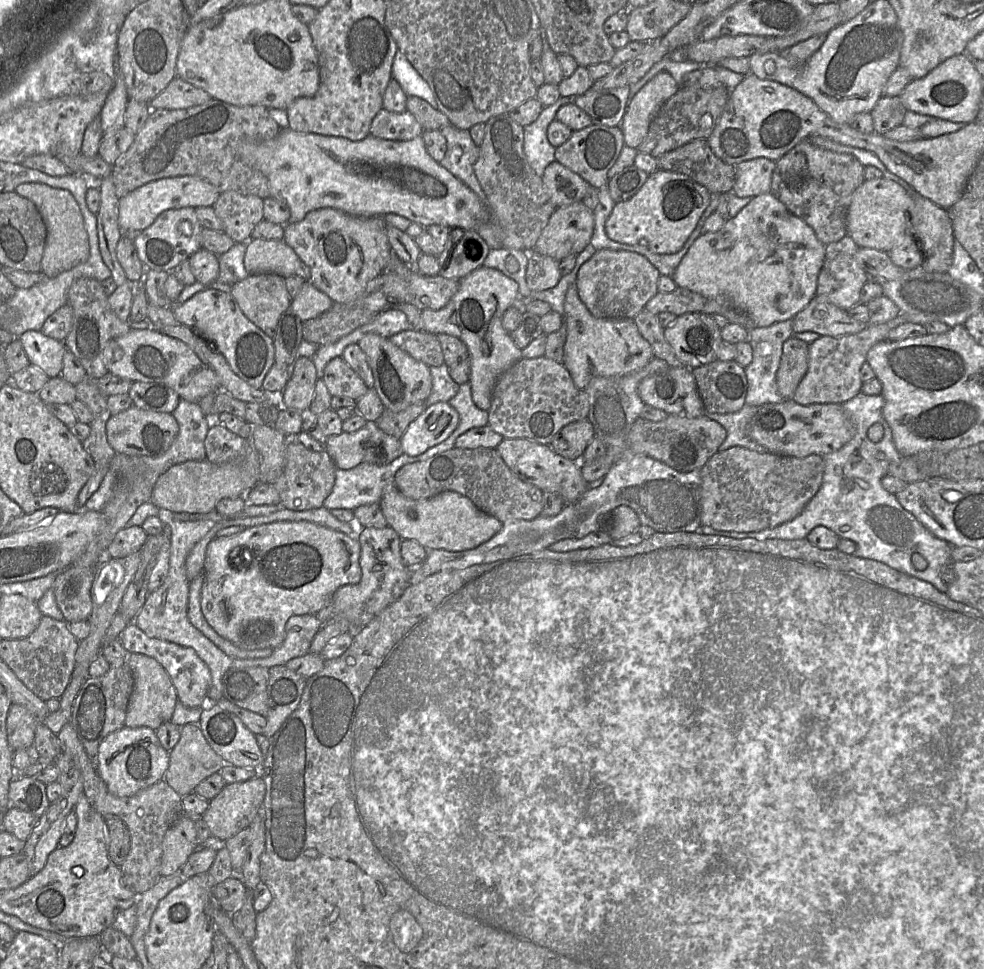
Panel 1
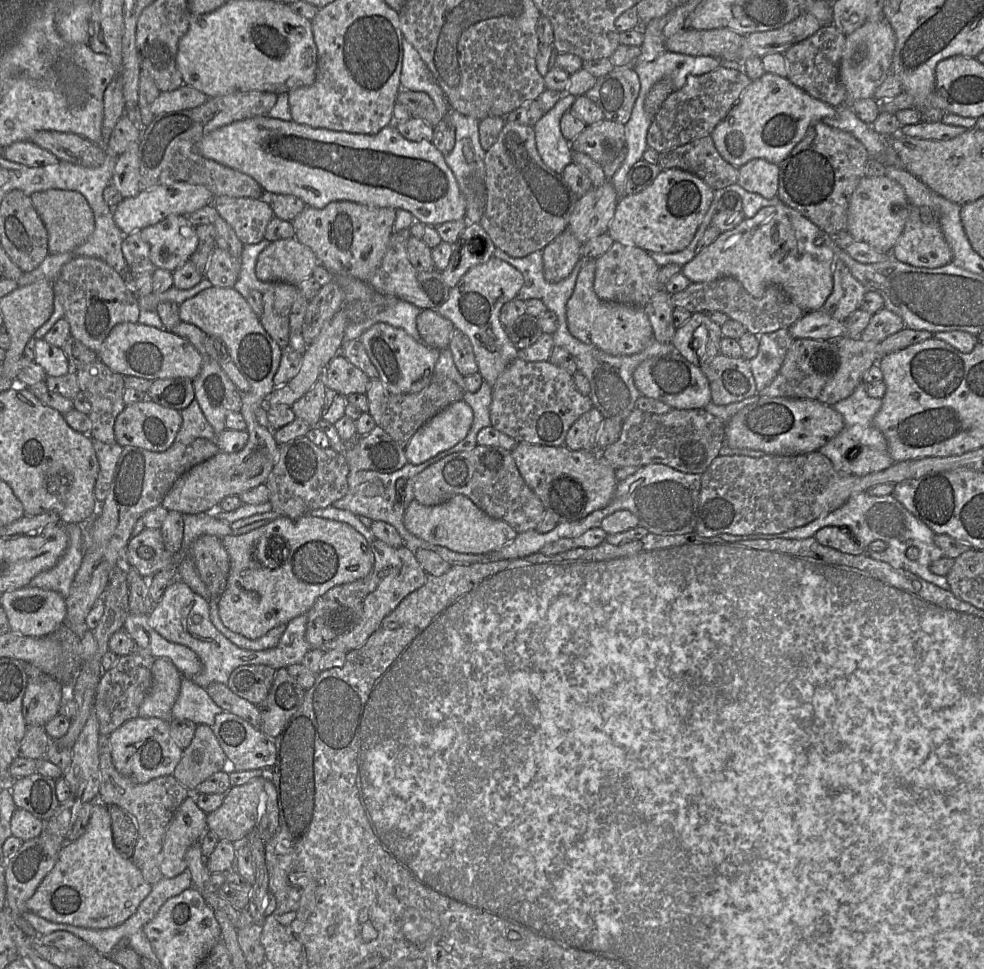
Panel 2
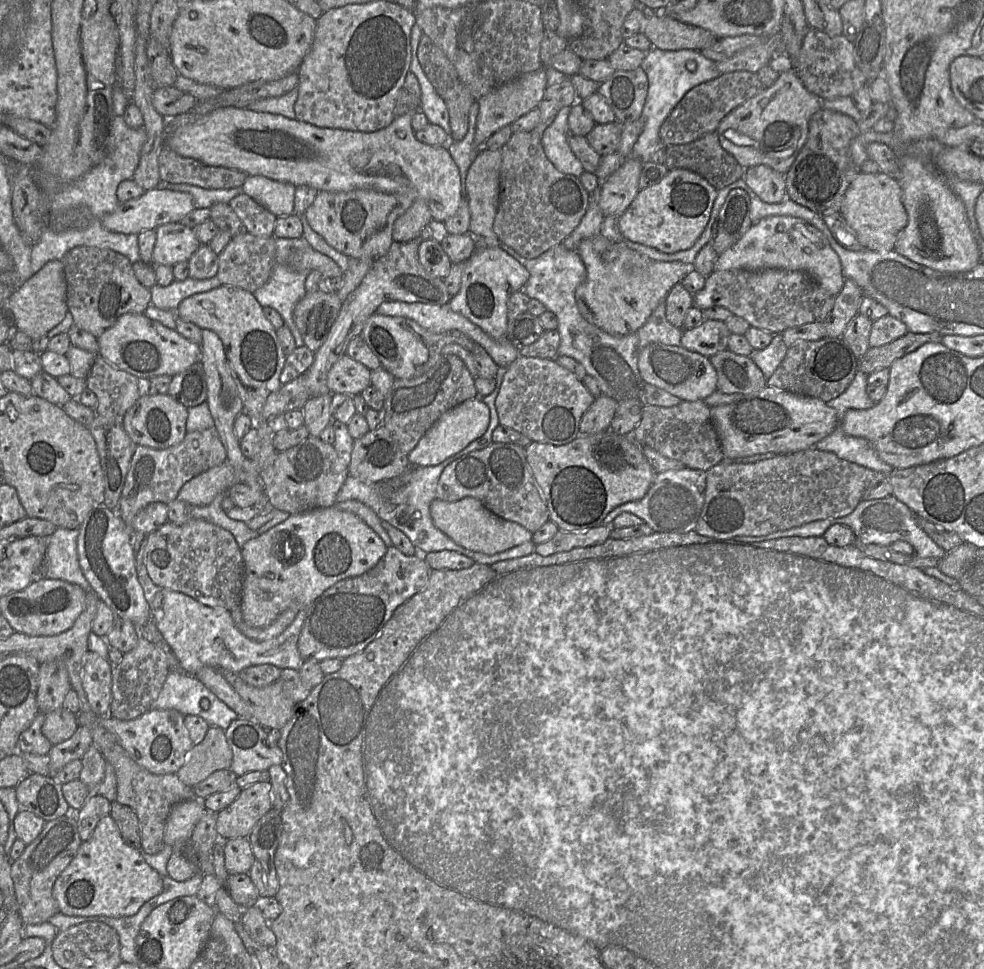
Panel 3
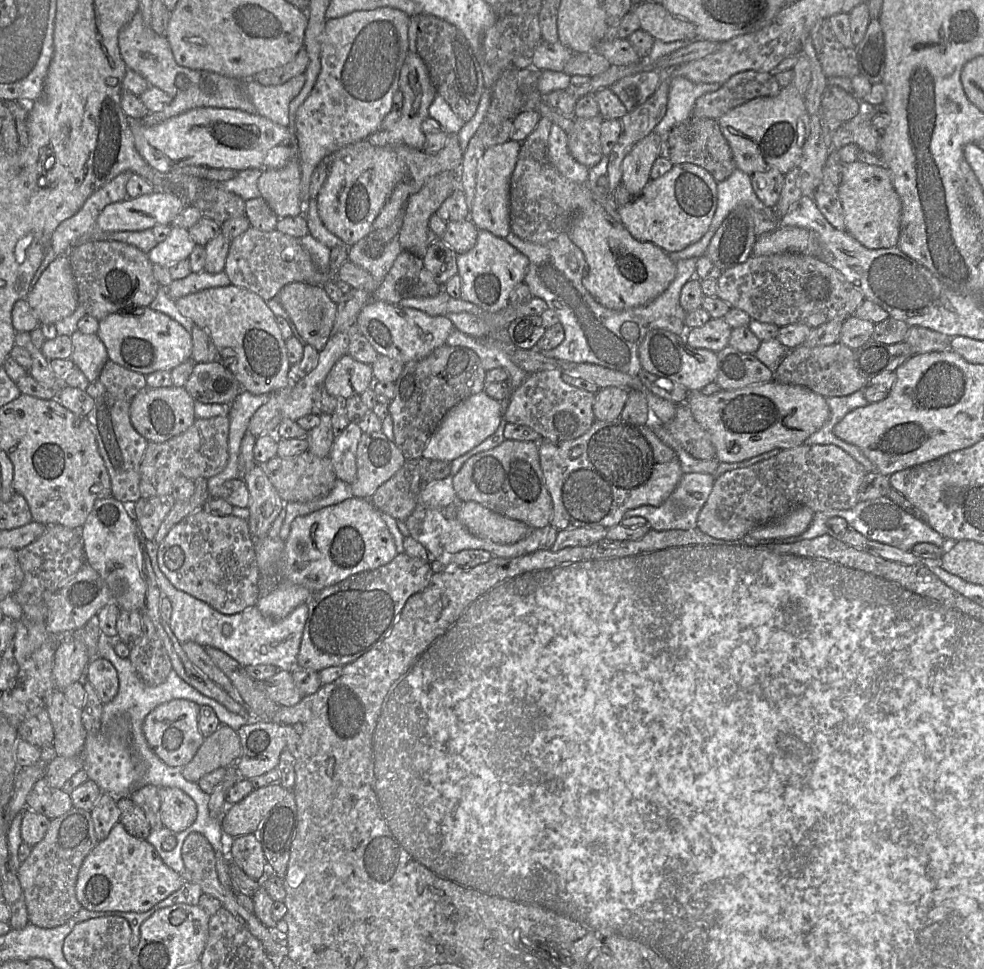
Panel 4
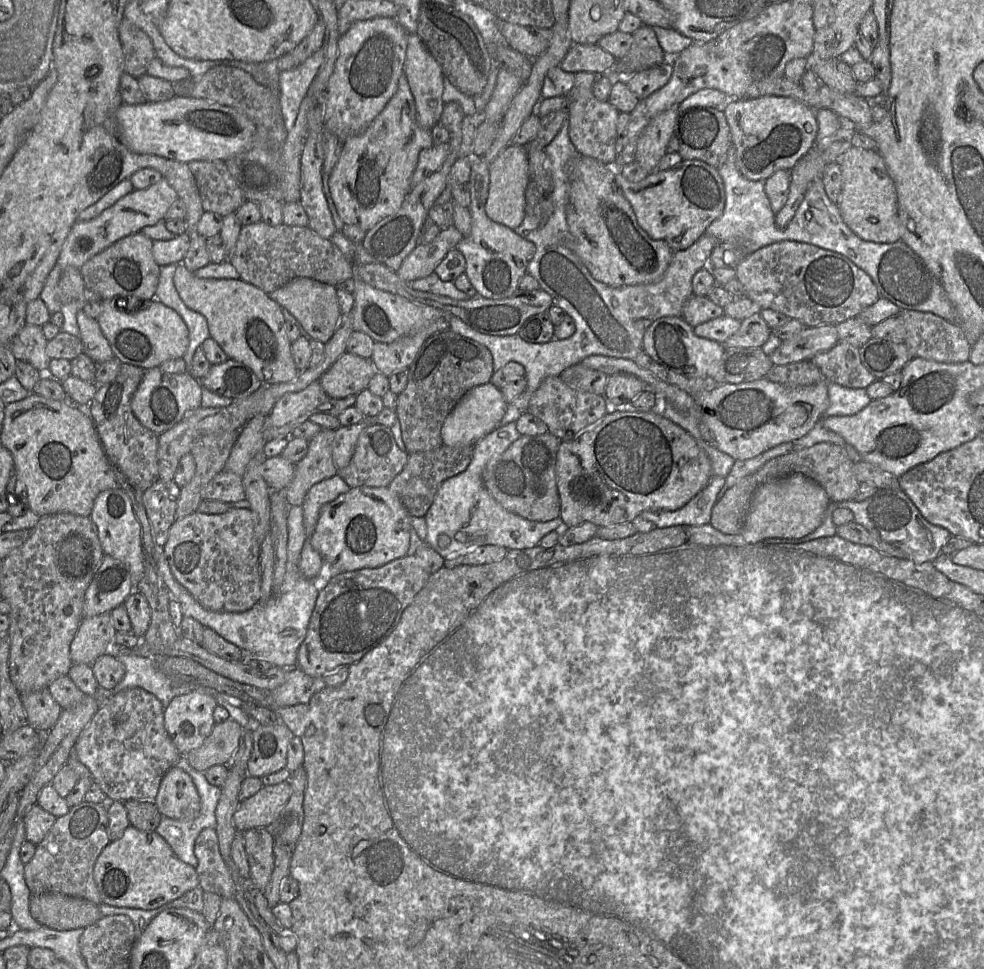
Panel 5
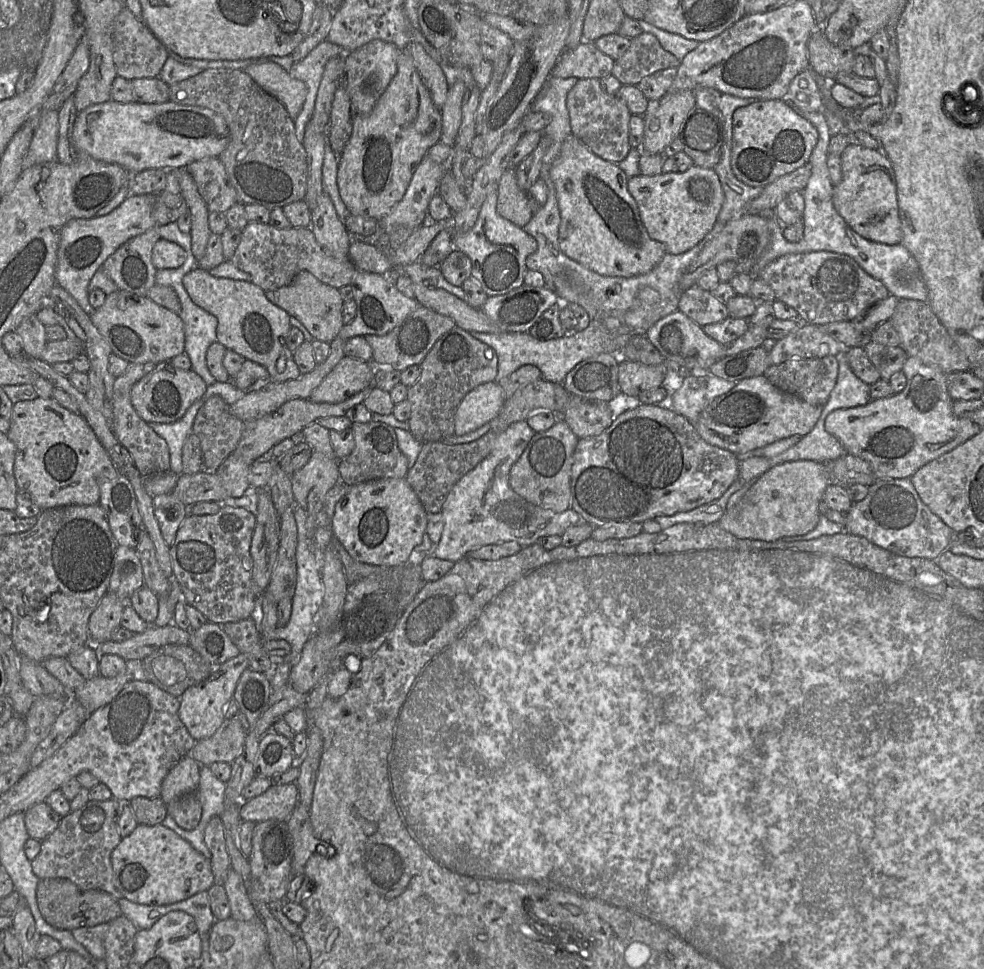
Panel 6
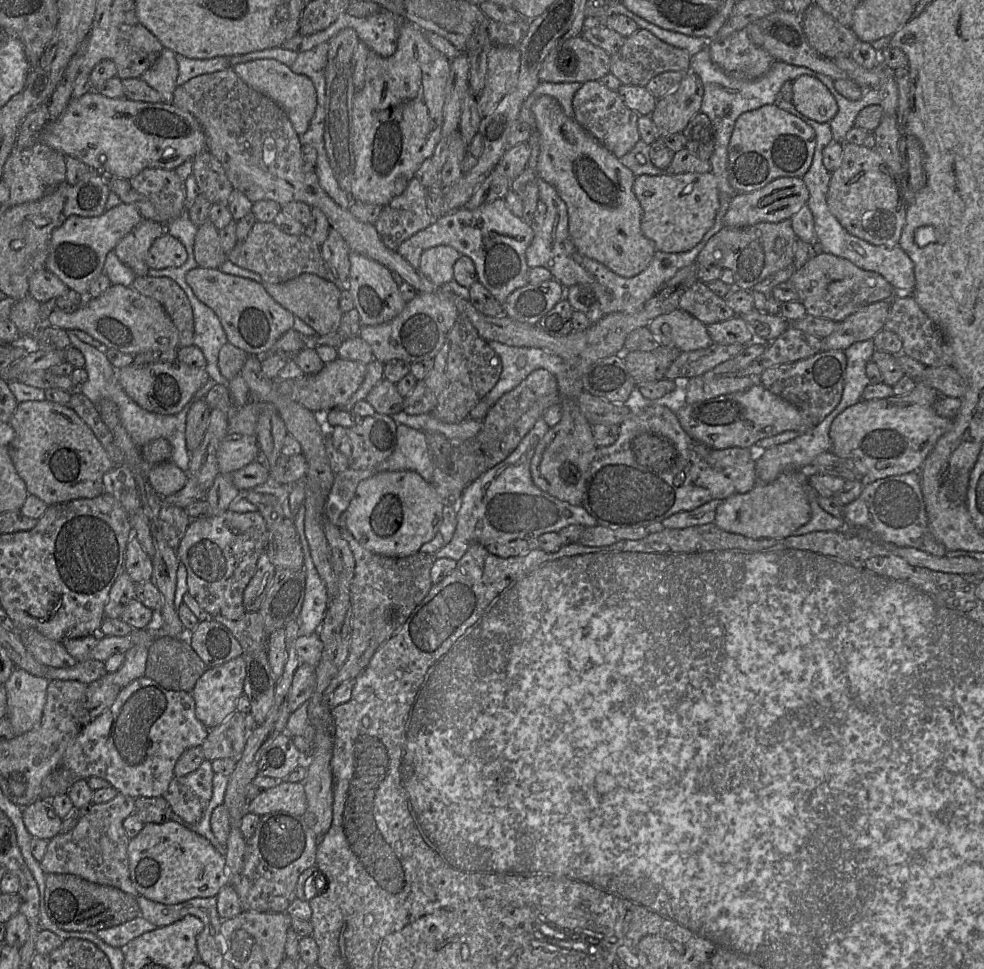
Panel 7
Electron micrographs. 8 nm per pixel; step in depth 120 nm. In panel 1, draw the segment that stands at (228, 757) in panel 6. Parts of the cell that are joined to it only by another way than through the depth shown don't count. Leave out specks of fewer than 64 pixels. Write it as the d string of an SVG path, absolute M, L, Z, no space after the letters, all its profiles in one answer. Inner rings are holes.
M198 723L181 726L180 738L169 751L169 765L163 780L181 797L224 765L223 759L209 746Z

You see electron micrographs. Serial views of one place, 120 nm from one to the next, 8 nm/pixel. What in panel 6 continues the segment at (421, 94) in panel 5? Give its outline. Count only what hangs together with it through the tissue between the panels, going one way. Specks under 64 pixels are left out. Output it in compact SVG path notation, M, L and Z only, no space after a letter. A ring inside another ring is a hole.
M410 42L405 49L411 55L434 105L441 109L445 103L448 91L448 85L441 67L418 42Z

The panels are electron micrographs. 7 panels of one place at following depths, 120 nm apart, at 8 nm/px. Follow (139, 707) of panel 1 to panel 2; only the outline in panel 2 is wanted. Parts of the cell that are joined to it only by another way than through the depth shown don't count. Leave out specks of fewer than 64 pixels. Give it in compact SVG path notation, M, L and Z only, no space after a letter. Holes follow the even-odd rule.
M155 658L151 673L152 685L139 708L138 716L170 721L174 719L172 707L179 694L182 675L166 658Z

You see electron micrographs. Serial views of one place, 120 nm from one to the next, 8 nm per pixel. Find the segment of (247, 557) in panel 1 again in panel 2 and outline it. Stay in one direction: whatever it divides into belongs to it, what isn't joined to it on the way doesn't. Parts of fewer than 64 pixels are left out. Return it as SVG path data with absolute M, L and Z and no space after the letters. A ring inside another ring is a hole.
M303 515L297 518L282 516L271 520L266 525L252 530L246 534L224 536L221 538L221 542L229 554L230 571L226 589L216 600L219 616L224 626L229 628L231 631L250 639L260 638L272 628L281 624L287 624L293 618L307 613L319 596L323 595L334 586L350 583L364 578L371 572L374 564L374 554L371 543L355 528L344 522L309 515Z

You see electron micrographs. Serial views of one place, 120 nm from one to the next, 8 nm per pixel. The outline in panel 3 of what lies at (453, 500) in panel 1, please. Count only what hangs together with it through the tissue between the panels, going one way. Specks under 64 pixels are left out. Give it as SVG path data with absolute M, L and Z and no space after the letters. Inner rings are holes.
M464 497L458 501L435 499L430 504L430 515L434 525L458 545L488 555L531 541L533 536L520 524L498 517L474 497Z

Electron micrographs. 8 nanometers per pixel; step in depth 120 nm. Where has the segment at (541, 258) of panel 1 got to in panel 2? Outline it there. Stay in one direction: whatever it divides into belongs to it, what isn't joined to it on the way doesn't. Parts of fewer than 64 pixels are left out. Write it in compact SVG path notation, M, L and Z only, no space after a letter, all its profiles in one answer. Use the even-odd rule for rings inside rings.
M568 230L564 231L543 250L543 274L546 281L557 283L565 279L581 259L580 243Z

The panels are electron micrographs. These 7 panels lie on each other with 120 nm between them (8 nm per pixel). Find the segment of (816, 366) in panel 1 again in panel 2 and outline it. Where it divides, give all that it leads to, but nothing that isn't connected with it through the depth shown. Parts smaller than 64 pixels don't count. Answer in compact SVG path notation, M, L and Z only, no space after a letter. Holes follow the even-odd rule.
M843 336L836 343L840 356L839 368L817 398L819 402L831 406L849 397L863 382L871 366L877 364L877 344L880 342Z

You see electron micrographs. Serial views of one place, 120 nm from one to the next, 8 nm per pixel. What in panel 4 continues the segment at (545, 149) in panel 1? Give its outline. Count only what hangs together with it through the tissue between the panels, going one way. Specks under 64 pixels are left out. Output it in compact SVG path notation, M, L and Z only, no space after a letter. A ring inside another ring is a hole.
M552 124L548 138L549 162L566 179L586 184L589 178L589 168L578 163L570 154L567 134L557 124Z

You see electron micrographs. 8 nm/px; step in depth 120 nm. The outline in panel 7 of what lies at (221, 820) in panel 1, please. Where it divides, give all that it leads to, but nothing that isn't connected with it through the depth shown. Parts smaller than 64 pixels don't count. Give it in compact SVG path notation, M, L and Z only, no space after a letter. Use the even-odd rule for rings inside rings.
M279 782L247 805L247 812L260 817L273 812L287 812L302 816L306 809L307 799L303 782Z

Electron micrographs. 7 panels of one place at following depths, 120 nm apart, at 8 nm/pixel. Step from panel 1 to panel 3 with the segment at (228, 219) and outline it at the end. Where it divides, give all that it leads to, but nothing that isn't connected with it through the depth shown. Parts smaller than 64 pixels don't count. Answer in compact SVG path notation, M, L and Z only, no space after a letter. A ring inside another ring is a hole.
M240 194L228 204L245 225L248 233L258 237L273 236L277 217L251 197Z

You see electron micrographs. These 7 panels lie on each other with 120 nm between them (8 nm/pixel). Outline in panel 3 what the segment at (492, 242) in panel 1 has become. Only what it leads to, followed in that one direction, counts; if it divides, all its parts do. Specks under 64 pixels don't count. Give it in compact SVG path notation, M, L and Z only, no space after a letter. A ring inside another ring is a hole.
M535 131L512 133L510 139L500 149L502 157L500 191L493 232L501 243L526 259L537 258L552 247L561 244L579 225L590 200L590 194L578 177L561 173L549 161L540 139Z

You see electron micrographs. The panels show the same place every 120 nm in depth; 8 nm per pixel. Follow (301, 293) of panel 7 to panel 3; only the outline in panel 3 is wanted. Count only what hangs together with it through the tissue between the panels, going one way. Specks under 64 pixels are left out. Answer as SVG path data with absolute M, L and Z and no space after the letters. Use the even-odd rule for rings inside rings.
M319 290L306 293L297 302L293 318L305 347L315 353L325 342L341 304L337 292L324 293Z

